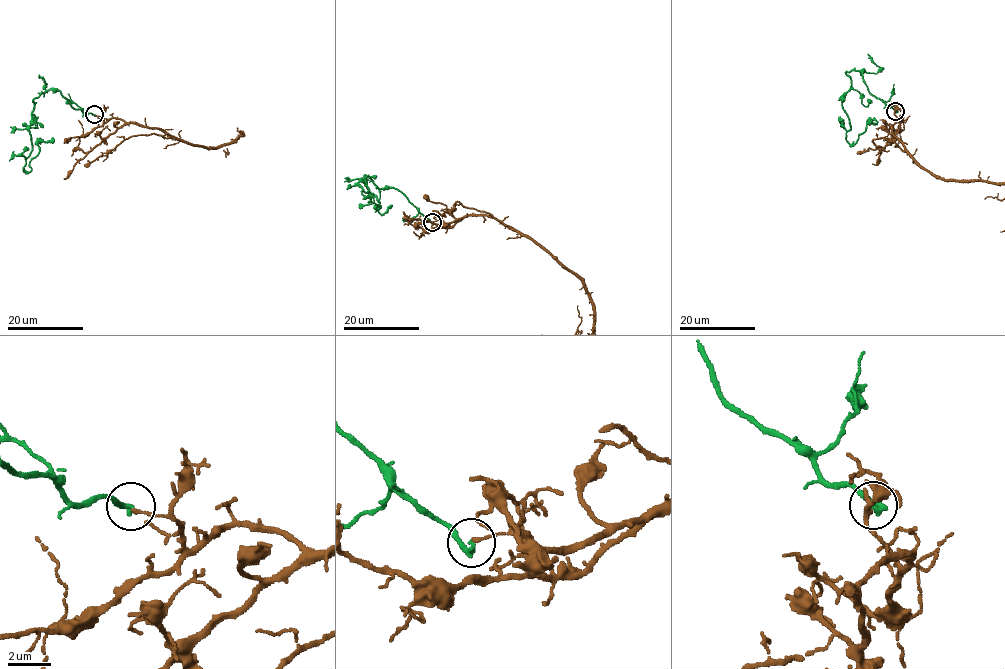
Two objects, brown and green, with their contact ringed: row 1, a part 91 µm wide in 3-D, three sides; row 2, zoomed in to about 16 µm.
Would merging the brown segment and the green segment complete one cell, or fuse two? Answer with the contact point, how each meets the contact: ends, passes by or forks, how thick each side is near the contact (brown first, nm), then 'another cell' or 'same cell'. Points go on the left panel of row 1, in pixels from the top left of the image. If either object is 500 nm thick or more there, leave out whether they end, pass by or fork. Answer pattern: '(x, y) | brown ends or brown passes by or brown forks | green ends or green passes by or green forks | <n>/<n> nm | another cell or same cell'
(94, 114) | brown ends | green ends | 140/320 nm | another cell

